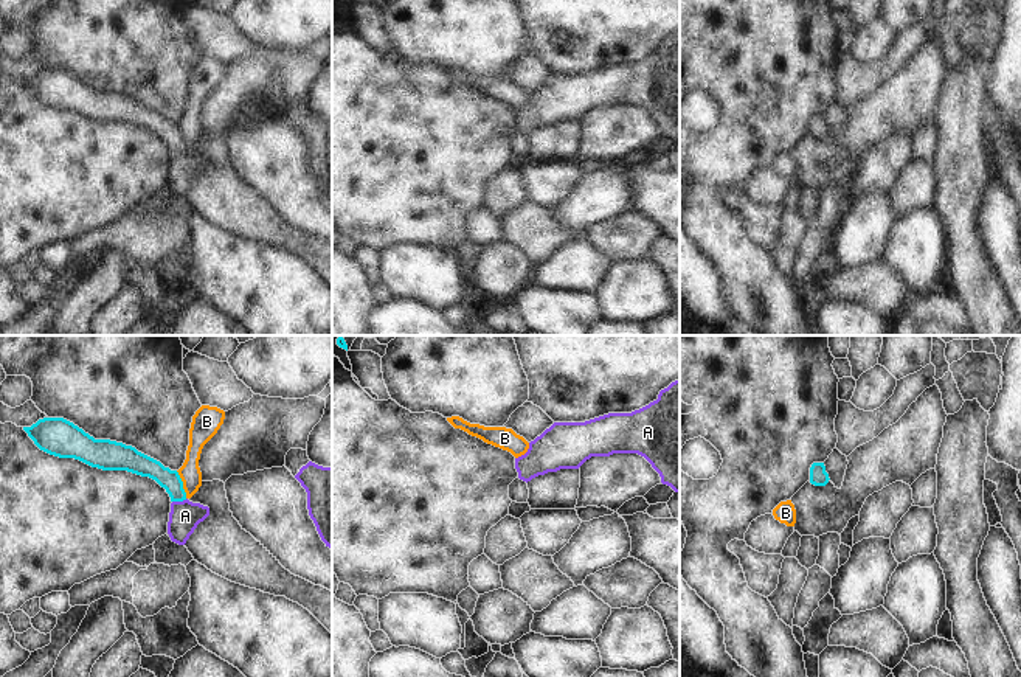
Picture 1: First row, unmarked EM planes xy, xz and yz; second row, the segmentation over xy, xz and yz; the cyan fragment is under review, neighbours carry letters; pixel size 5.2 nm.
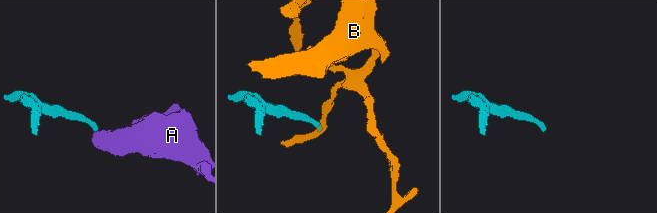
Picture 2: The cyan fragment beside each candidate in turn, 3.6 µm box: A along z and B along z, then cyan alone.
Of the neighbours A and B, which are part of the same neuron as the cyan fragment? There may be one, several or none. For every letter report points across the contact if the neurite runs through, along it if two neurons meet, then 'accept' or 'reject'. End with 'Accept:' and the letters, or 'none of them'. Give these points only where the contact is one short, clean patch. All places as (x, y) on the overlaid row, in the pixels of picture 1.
A: runs through xy (145, 466), (179, 500), (185, 516); accept
B: border along xy (176, 471), (186, 497); reject
Accept: A

